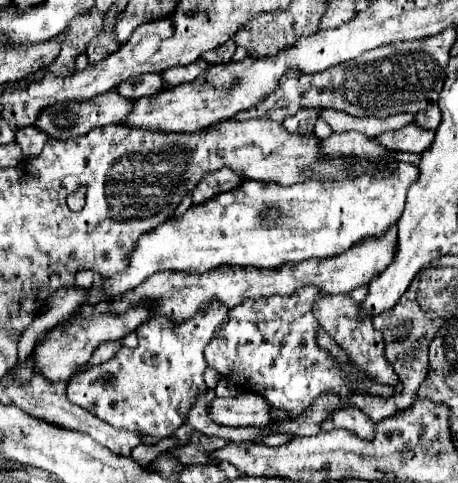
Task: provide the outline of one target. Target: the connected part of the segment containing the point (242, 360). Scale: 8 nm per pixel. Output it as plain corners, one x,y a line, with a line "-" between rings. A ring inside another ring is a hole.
304,286
296,290
292,296
262,296
240,302
228,314
228,324
218,336
208,344
204,356
208,366
216,368
226,380
234,382
242,390
250,390
254,394
264,396
274,408
288,412
292,418
300,416
314,398
324,392
336,394
340,398
348,398
352,390
348,388
346,374
328,352
324,352
316,344
316,318
312,314
312,302
316,300
316,288

